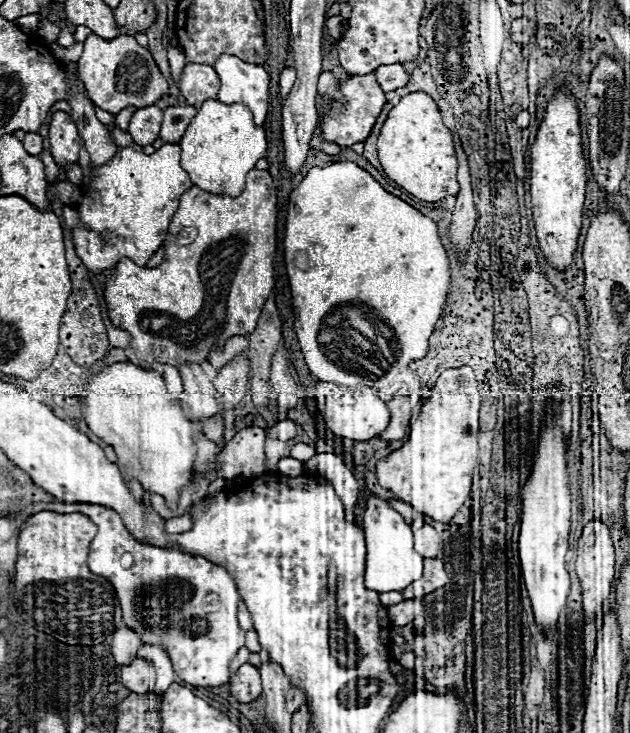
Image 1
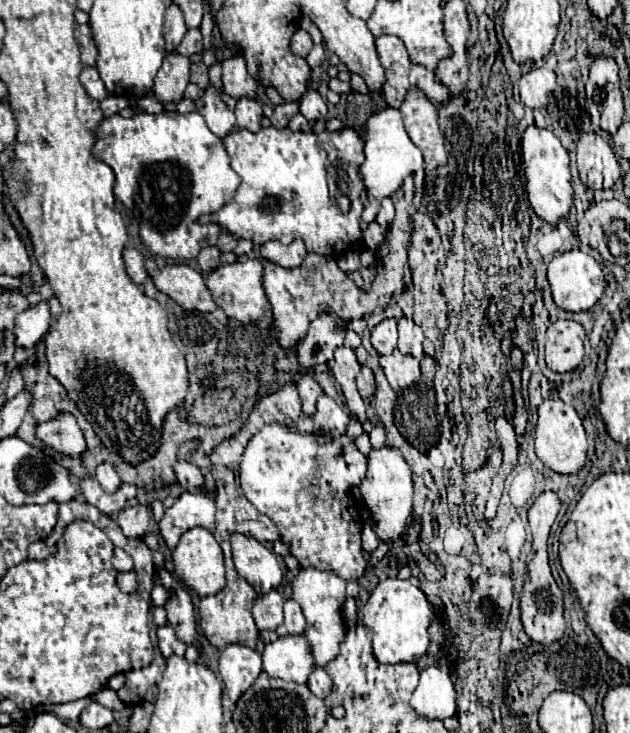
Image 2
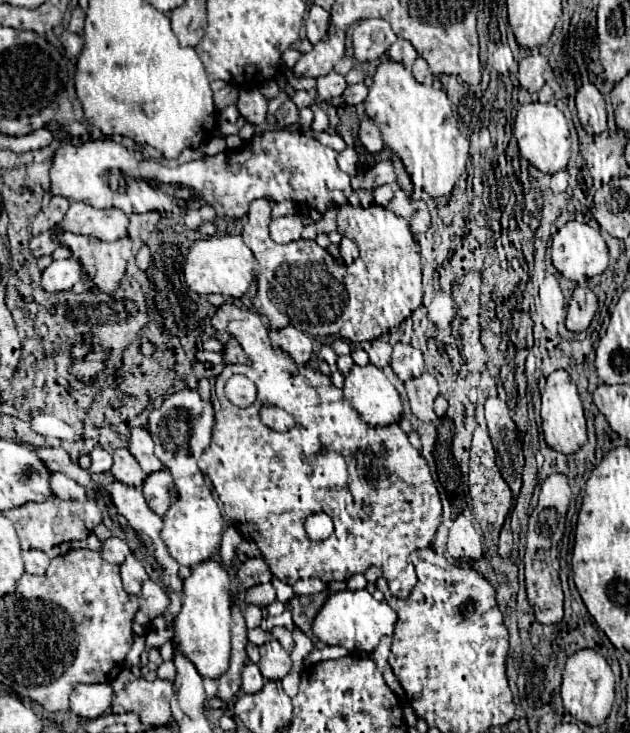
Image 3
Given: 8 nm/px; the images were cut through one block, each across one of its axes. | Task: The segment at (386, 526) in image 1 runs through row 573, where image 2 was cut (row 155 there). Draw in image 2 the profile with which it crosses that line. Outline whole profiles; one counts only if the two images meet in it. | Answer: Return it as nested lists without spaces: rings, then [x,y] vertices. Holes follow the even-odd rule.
[[[386,108],[386,110],[370,116],[370,120],[366,124],[364,154],[366,154],[366,160],[360,166],[360,172],[364,178],[364,186],[368,190],[368,204],[362,214],[362,230],[376,218],[376,214],[380,210],[380,202],[386,196],[392,196],[396,190],[400,190],[406,176],[410,176],[422,168],[422,152],[406,134],[402,116],[396,108]]]

